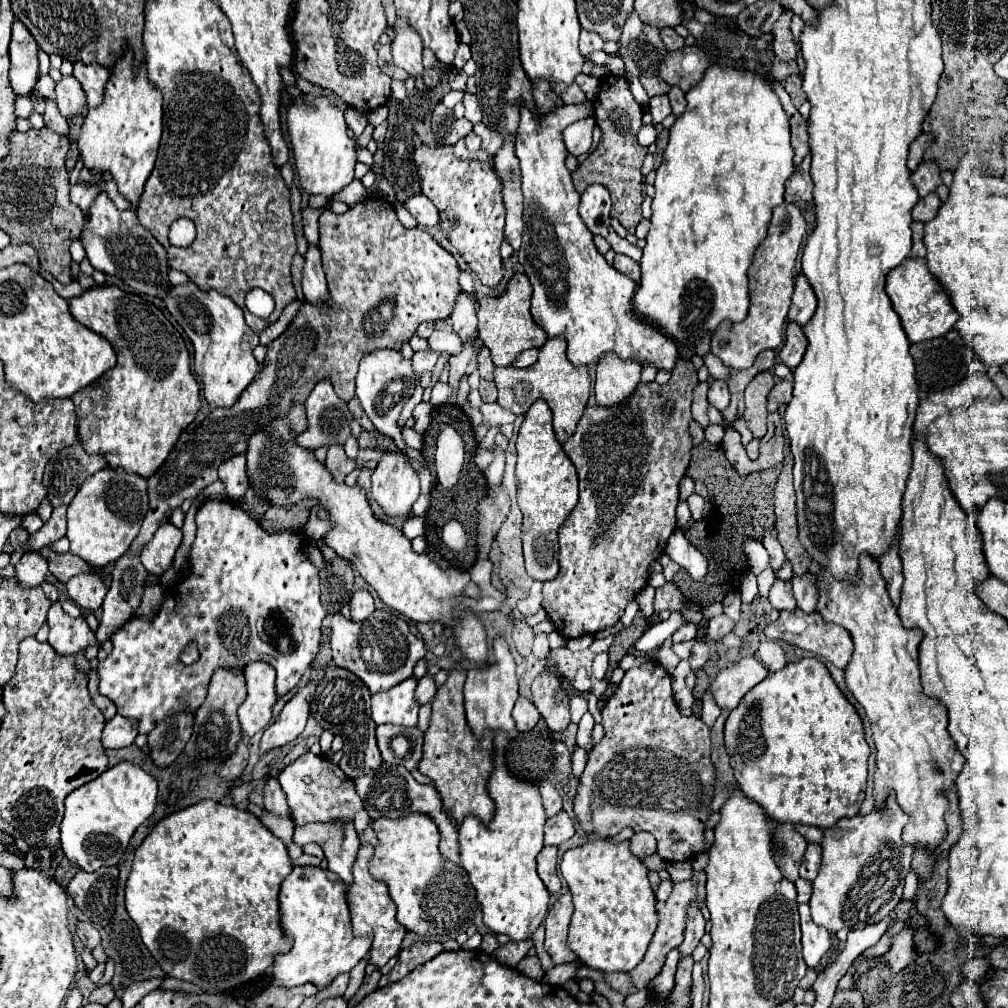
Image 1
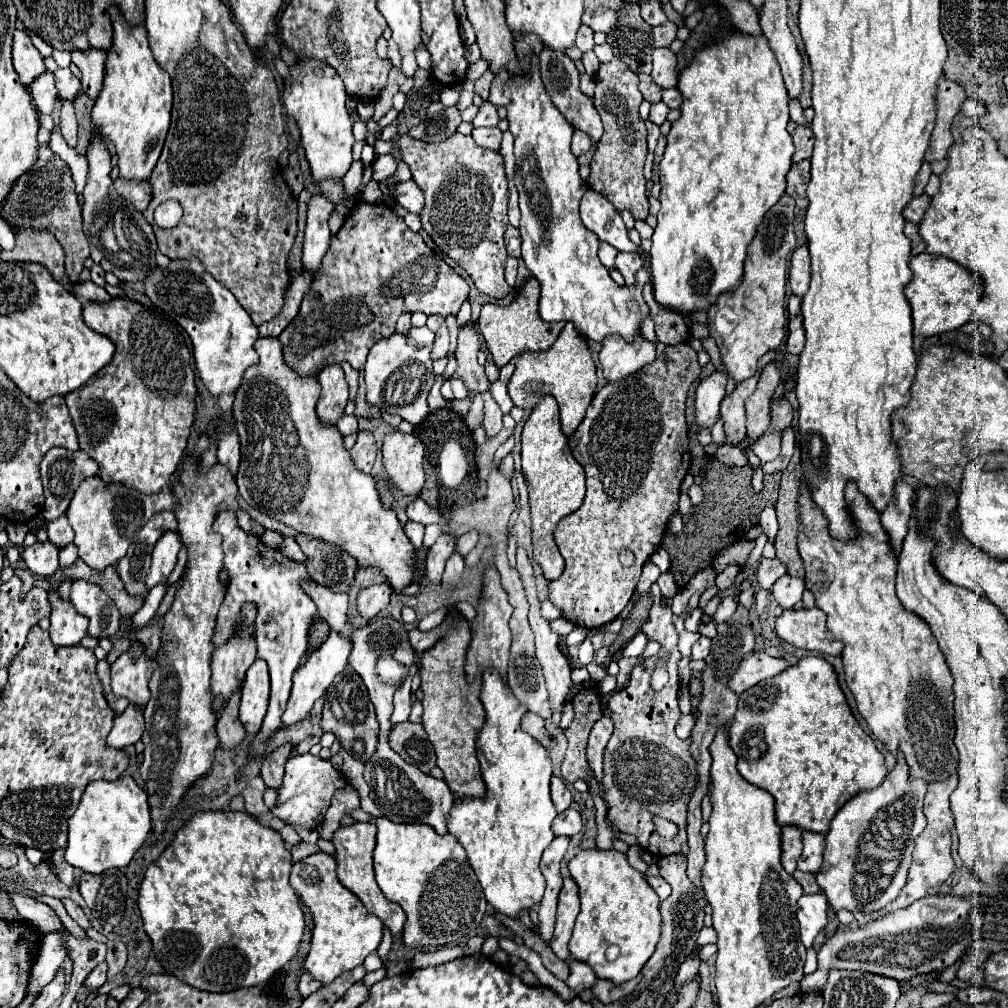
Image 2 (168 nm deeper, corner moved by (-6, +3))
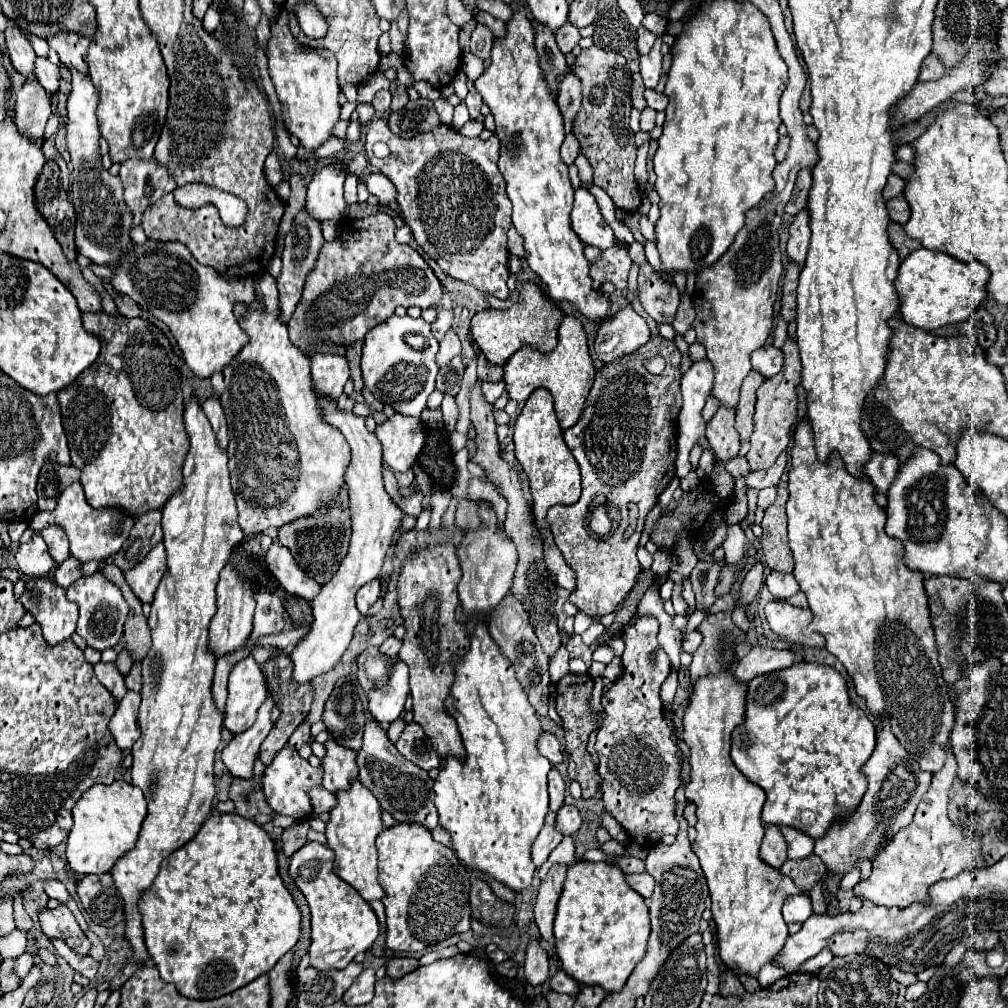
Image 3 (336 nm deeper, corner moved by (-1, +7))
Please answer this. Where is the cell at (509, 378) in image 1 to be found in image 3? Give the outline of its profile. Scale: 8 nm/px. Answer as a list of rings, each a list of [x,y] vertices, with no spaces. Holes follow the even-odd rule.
[[[570,316],[562,320],[558,330],[558,346],[550,354],[540,354],[538,350],[524,346],[518,352],[514,352],[512,358],[504,364],[504,382],[510,398],[524,402],[530,396],[530,392],[534,392],[536,388],[550,390],[554,396],[556,416],[564,430],[572,428],[578,422],[584,408],[584,400],[592,388],[594,374],[596,374],[596,368],[594,368],[594,362],[590,360],[584,326],[578,318],[570,318]]]

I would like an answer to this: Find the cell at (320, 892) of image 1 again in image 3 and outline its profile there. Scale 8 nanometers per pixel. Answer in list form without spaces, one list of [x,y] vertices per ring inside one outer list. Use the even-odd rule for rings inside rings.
[[[306,842],[290,858],[290,876],[306,896],[312,912],[310,964],[320,972],[348,966],[356,954],[370,950],[378,938],[378,920],[374,910],[348,882],[334,874],[332,864],[334,852],[318,842]]]

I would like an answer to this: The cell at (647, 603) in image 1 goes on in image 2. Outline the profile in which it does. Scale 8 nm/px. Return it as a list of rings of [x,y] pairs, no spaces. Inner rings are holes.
[[[657,584],[651,586],[649,596],[653,600],[653,606],[649,612],[649,620],[643,624],[641,632],[645,632],[649,640],[661,642],[663,652],[669,652],[669,660],[667,660],[669,682],[661,690],[651,688],[651,674],[659,660],[659,656],[651,656],[641,666],[633,668],[627,686],[617,690],[609,698],[609,710],[611,710],[611,720],[615,724],[615,730],[607,742],[605,756],[603,756],[603,786],[607,788],[605,802],[609,806],[607,812],[609,822],[615,828],[619,828],[619,832],[637,836],[639,844],[653,856],[669,856],[669,854],[679,854],[681,846],[687,842],[687,804],[697,786],[699,776],[695,770],[695,758],[691,756],[691,740],[689,738],[681,740],[675,734],[675,724],[681,718],[681,710],[677,702],[677,692],[679,692],[677,664],[681,660],[681,652],[677,648],[679,636],[671,620],[673,612],[669,604],[661,600],[661,592]],[[653,814],[679,824],[679,836],[669,842],[663,840],[655,832],[651,820]]]

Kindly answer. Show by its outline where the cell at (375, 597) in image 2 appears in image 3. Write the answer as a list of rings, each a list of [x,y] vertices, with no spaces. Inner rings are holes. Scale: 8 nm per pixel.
[[[372,580],[368,584],[364,584],[358,594],[356,594],[356,608],[360,610],[362,616],[368,614],[368,608],[380,598],[380,582],[378,580]]]

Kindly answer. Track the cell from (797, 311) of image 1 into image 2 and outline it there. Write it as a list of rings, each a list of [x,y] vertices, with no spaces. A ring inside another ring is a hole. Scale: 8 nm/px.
[[[801,246],[793,252],[791,266],[789,266],[789,286],[797,298],[803,298],[807,294],[809,278],[811,278],[809,252],[807,252],[807,246]]]

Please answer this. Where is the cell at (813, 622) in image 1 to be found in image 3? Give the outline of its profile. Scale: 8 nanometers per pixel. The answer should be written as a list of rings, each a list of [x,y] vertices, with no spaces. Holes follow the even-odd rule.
[[[768,602],[764,612],[770,630],[780,638],[798,646],[824,646],[824,636],[816,632],[814,634],[806,632],[812,620],[810,610],[796,608],[788,602]]]

